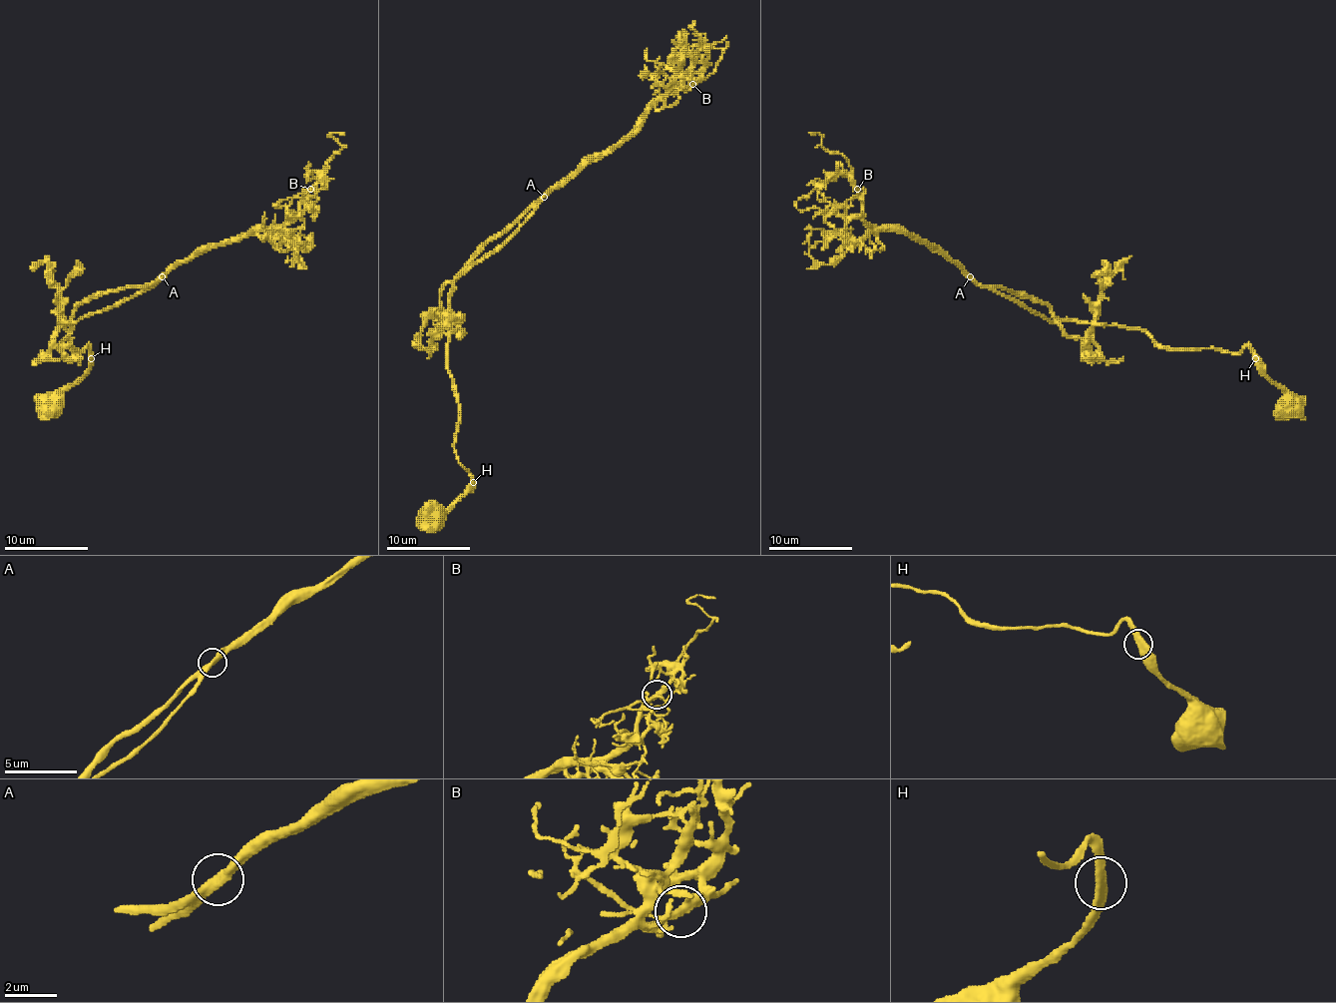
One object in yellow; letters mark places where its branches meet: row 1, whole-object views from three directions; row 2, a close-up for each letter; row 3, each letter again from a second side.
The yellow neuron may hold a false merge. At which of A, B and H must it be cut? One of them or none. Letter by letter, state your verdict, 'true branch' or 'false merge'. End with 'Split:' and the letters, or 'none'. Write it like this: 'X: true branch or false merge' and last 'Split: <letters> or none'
A: true branch
B: true branch
H: true branch
Split: none

